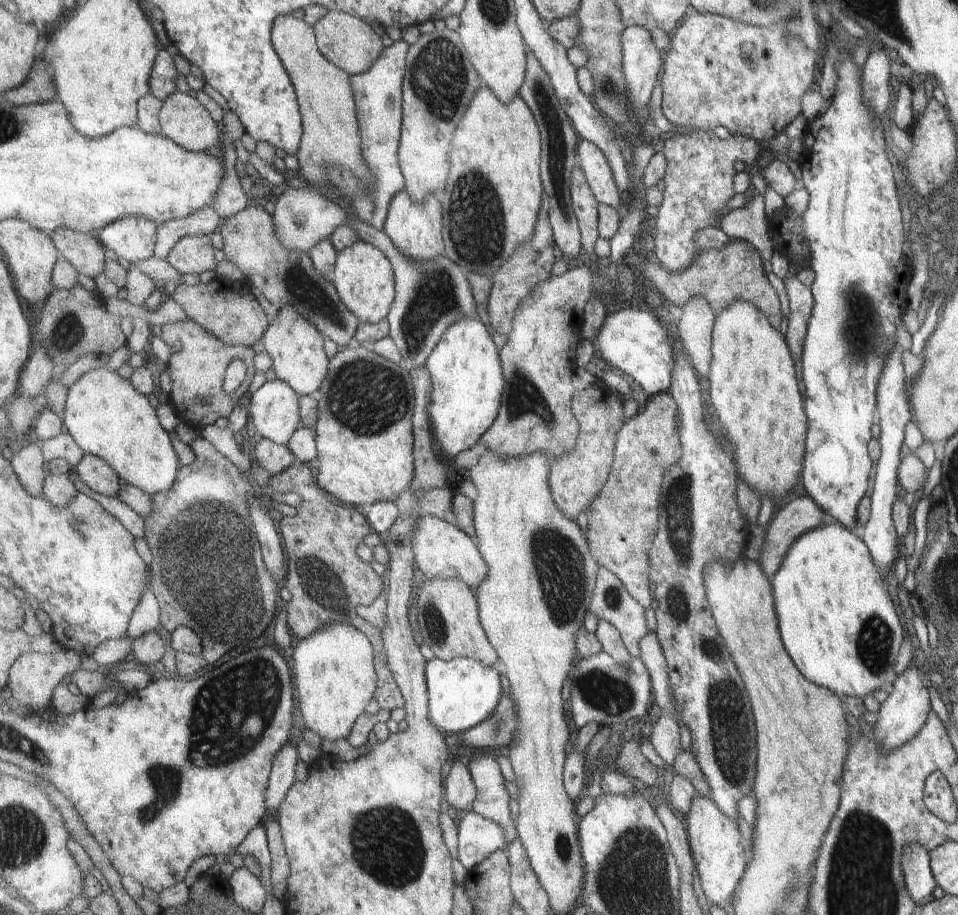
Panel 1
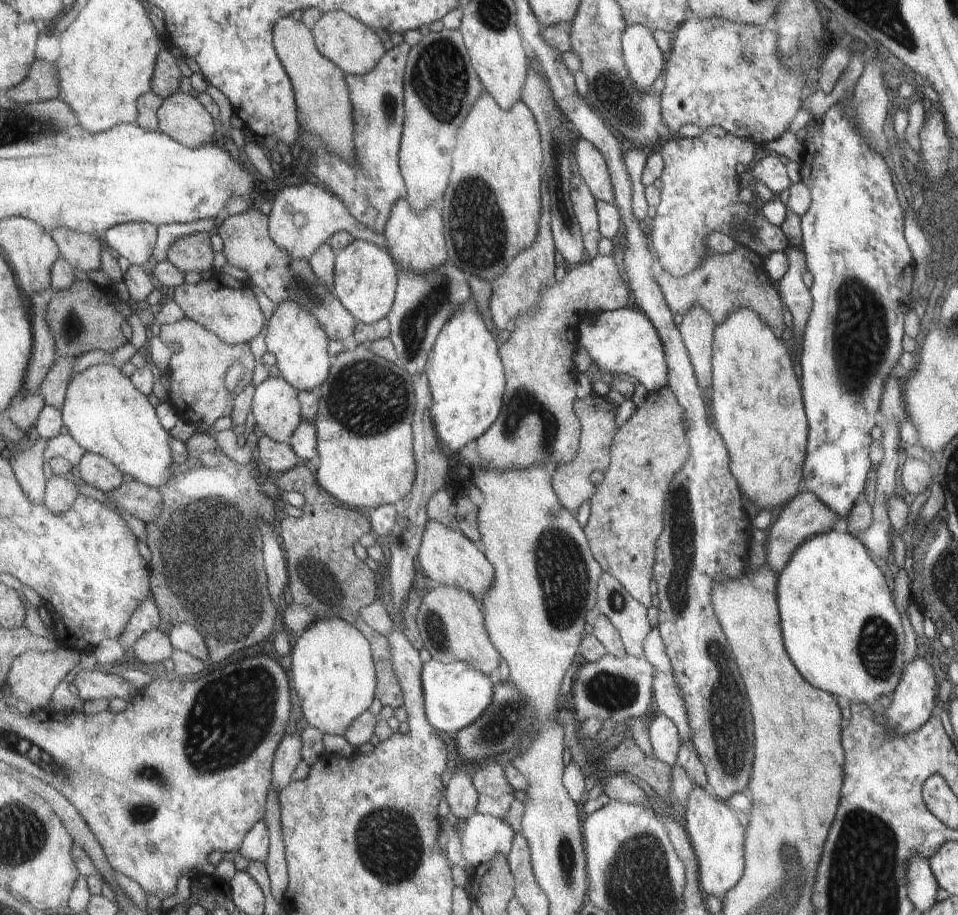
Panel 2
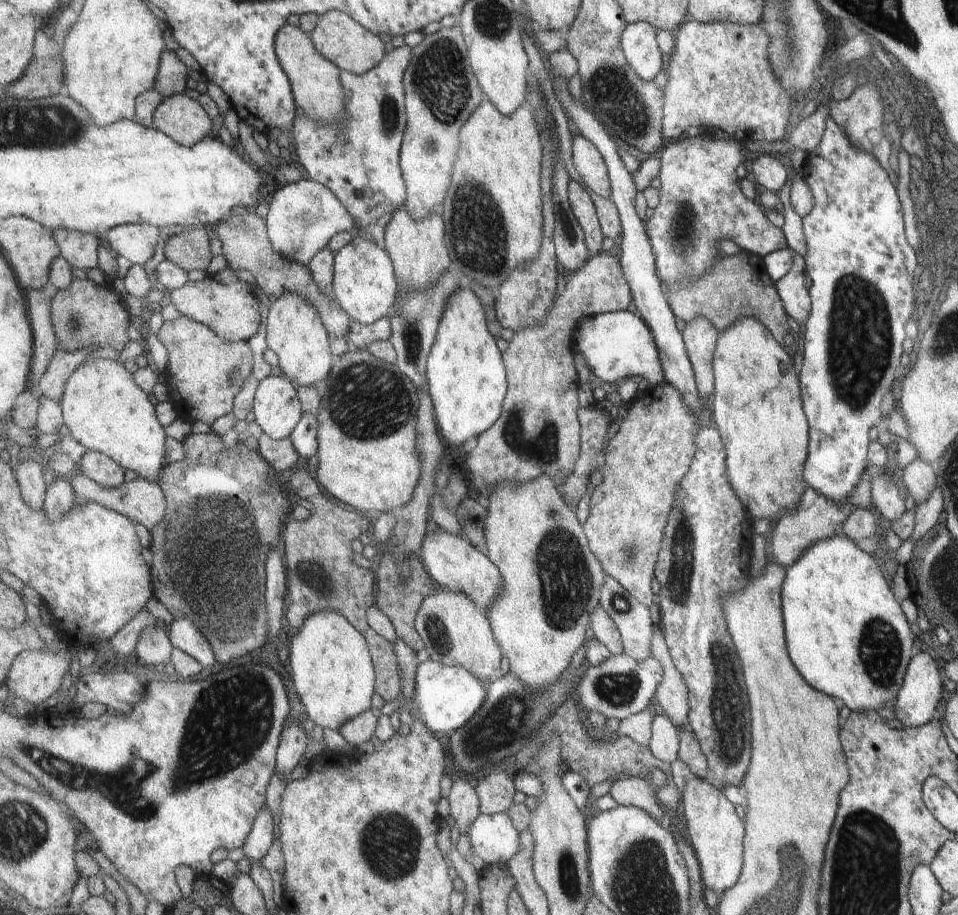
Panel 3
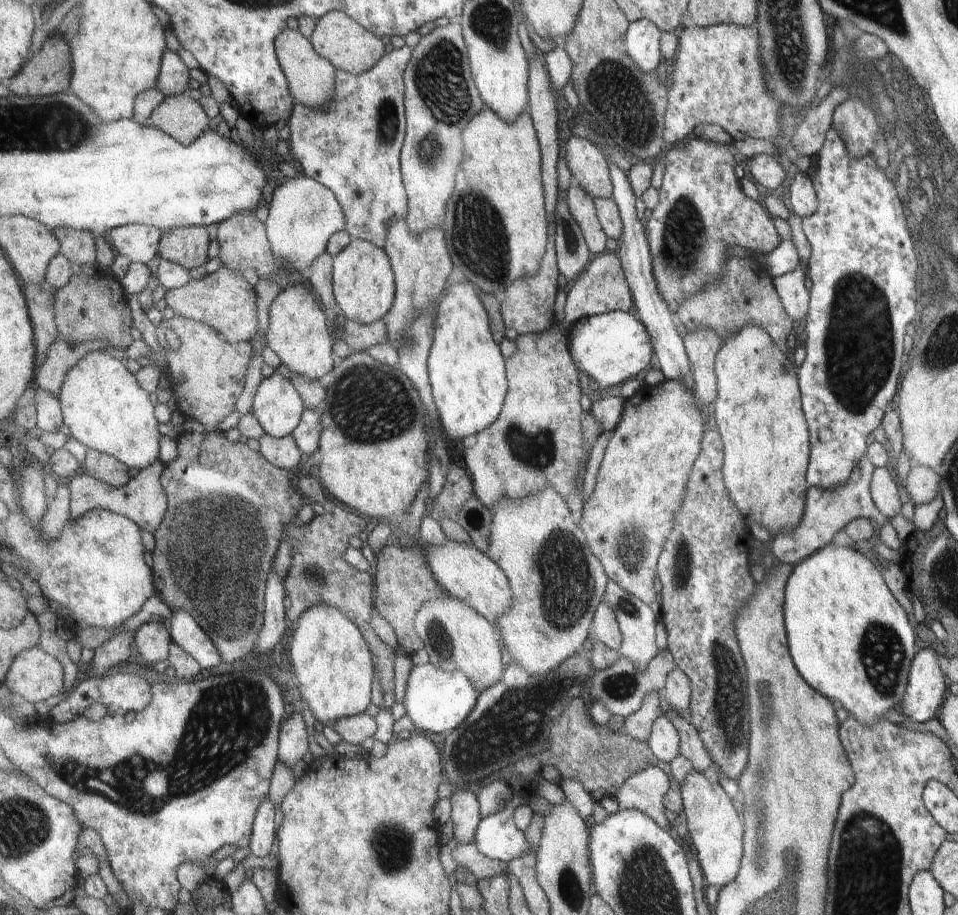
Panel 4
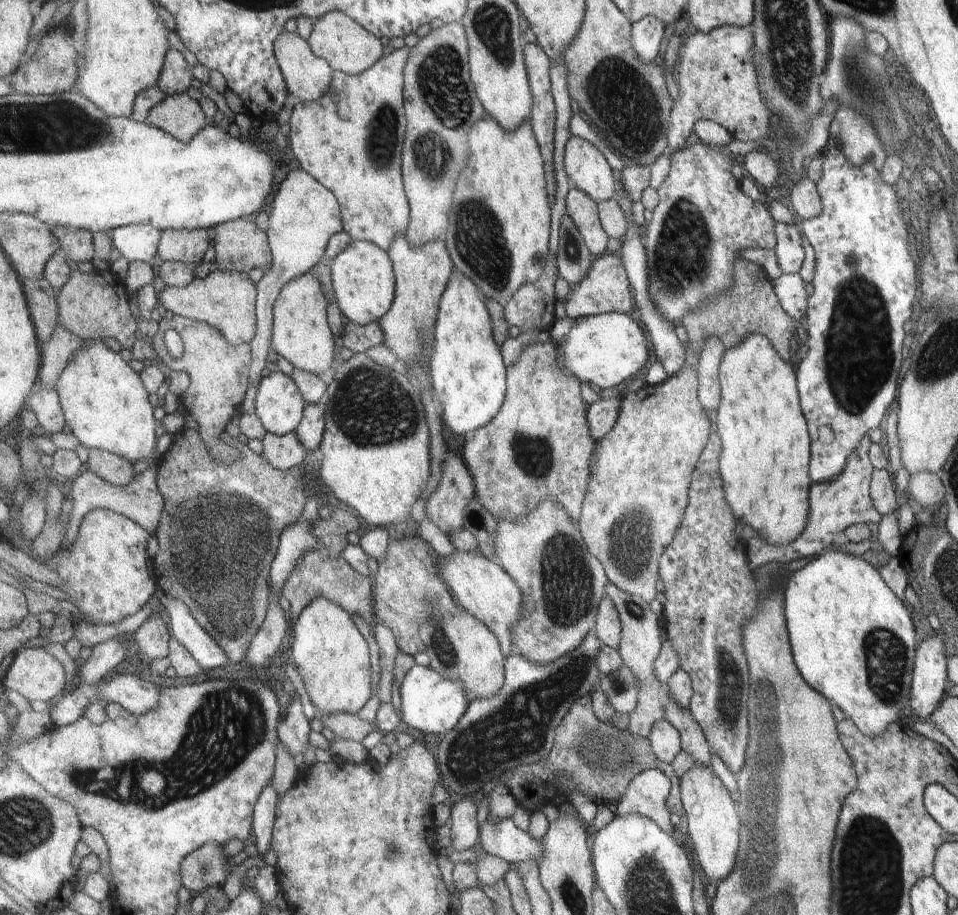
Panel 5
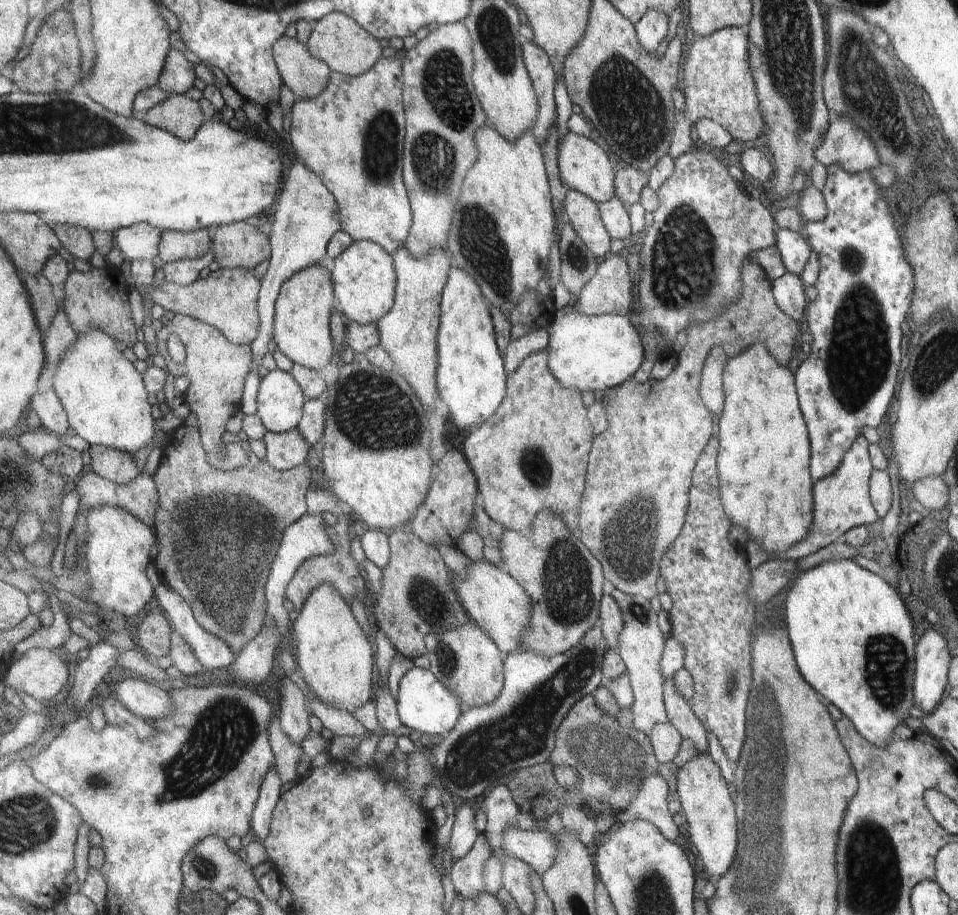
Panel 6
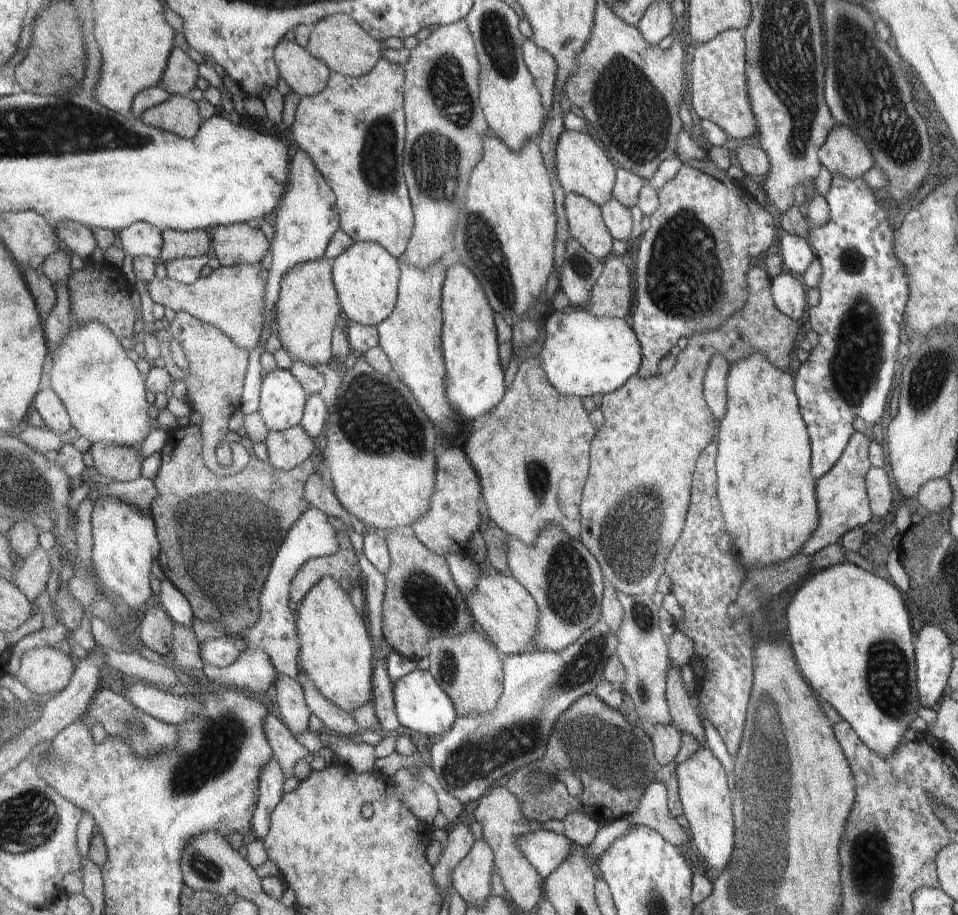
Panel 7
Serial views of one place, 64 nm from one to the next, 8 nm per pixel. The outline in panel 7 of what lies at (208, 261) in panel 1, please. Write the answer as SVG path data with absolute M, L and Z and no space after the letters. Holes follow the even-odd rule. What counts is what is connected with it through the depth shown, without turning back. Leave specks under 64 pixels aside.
M162 228L164 246L160 262L167 263L177 259L197 258L210 255L211 238L205 230L175 231Z

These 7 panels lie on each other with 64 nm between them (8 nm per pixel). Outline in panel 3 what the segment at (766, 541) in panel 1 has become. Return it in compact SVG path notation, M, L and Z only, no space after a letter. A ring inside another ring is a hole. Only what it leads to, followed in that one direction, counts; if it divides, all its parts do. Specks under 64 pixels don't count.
M865 471L861 474L857 486L851 490L849 496L852 498L845 498L845 502L839 506L839 504L835 504L835 502L823 498L821 494L817 494L813 488L805 487L801 498L799 498L799 502L797 502L797 506L795 506L795 510L789 510L785 516L779 516L779 520L771 525L769 530L771 533L771 541L769 544L771 544L771 558L773 559L773 563L777 564L777 566L781 566L783 569L787 568L787 566L791 566L791 564L797 560L797 556L801 556L803 550L807 550L809 546L813 546L813 544L819 542L819 540L827 540L827 538L834 536L835 526L844 524L845 520L847 520L847 516L849 516L855 508L857 508L857 510L859 510L859 508L861 508L861 510L871 510L871 512L873 512L873 518L880 522L886 521L876 509L871 508L871 500L869 500L870 477Z

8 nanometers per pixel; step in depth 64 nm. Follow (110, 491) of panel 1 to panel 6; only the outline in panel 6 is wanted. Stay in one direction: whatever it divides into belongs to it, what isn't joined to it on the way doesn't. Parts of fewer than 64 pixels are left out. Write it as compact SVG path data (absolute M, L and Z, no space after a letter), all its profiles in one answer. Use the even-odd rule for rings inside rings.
M90 446L92 464L89 467L98 475L119 484L127 484L136 480L139 472L133 455L108 446Z

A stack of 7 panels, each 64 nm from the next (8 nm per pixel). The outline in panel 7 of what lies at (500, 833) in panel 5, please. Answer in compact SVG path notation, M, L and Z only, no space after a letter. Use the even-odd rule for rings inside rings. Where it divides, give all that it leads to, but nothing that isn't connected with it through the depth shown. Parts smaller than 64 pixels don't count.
M539 830L519 838L519 848L544 879L556 870L573 852L573 842L567 836Z

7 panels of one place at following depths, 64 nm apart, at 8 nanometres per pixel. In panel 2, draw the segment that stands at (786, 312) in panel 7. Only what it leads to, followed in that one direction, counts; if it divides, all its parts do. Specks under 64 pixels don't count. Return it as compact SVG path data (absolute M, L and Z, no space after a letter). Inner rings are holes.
M788 246L784 253L789 261L787 272L776 284L776 289L791 314L791 336L797 340L803 336L803 330L811 311L812 299L801 278L805 271L802 251L797 247Z

